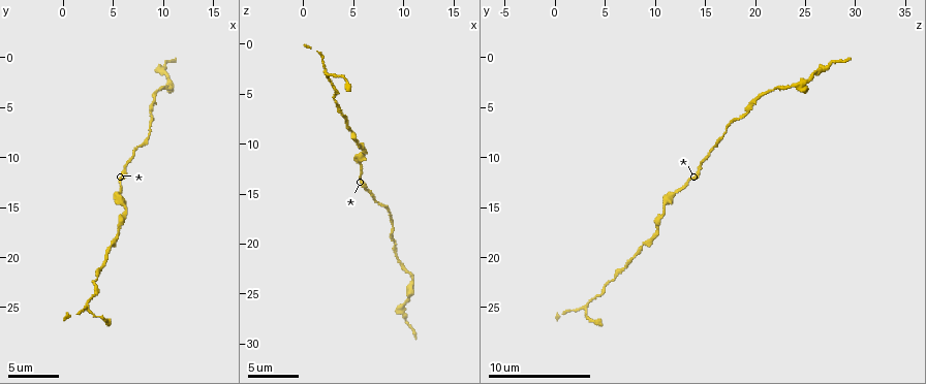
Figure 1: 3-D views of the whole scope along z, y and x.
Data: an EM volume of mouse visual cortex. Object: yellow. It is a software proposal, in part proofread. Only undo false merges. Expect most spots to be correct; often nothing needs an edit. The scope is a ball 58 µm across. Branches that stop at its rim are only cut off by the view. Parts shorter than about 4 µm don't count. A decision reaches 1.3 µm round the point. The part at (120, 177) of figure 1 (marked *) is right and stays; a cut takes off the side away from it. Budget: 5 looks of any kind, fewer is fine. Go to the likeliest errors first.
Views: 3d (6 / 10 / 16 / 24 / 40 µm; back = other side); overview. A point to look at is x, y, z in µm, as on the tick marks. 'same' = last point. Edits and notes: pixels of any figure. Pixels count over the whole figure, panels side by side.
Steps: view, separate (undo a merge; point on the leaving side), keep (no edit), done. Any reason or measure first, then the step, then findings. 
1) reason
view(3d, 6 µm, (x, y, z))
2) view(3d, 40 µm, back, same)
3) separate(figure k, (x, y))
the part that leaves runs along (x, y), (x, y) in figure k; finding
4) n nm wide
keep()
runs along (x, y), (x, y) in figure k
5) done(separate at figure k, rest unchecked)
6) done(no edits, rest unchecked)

thick turns thin
view(3d, 16 µm, (4.4, 19.0, 8.6))

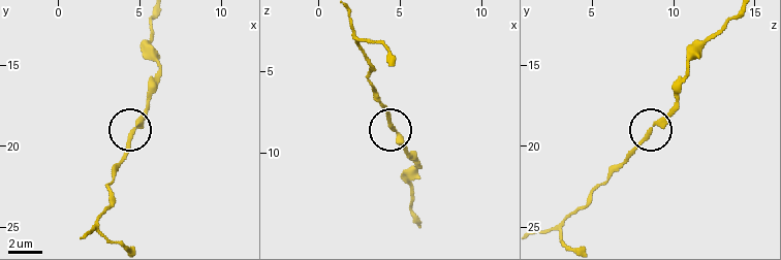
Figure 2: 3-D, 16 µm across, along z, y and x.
keep()
one neuron here

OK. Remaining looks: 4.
narrows sharply
view(3d, 10 µm, (6.2, 15.4, 11.0))

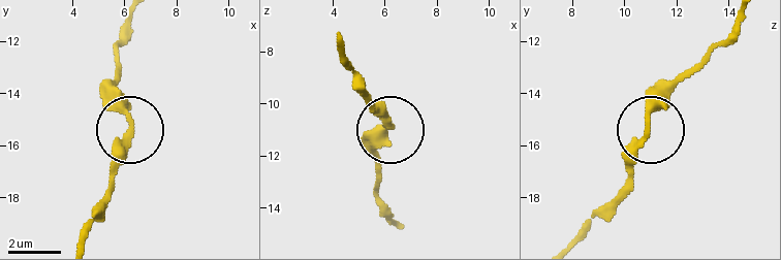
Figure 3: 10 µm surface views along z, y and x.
keep()
continuous, no second neuron

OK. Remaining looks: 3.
sudden change in width
view(3d, 16 µm, (8.2, 8.2, 16.4))

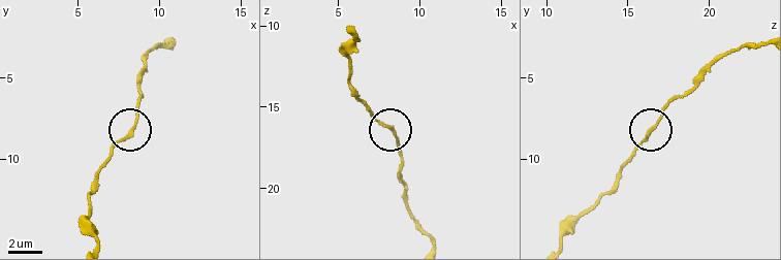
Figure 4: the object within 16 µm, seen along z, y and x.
keep()
continuous, no second neuron

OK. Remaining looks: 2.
done(no edits, rest unchecked)

